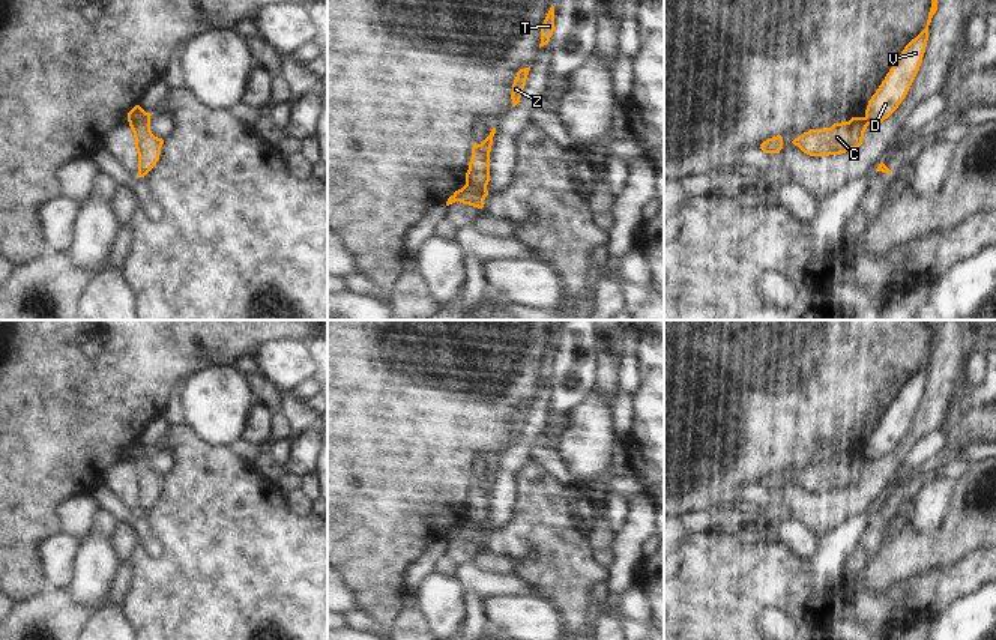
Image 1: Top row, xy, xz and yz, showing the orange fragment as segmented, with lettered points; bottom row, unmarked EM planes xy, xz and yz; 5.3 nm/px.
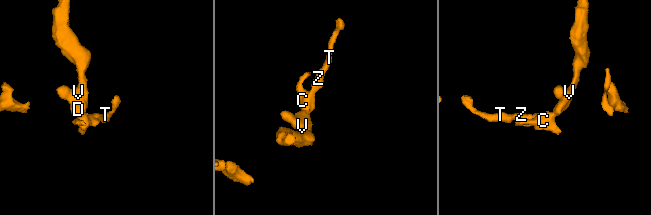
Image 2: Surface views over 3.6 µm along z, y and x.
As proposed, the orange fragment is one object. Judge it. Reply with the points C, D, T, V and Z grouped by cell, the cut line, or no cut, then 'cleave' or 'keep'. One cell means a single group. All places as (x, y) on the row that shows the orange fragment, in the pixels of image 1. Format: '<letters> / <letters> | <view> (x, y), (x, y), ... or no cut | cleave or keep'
C T Z / D V | xy (149, 116), (140, 116), (129, 122) | cleave

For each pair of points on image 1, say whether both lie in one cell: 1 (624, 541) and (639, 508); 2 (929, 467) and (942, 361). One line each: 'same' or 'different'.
1: same
2: different

